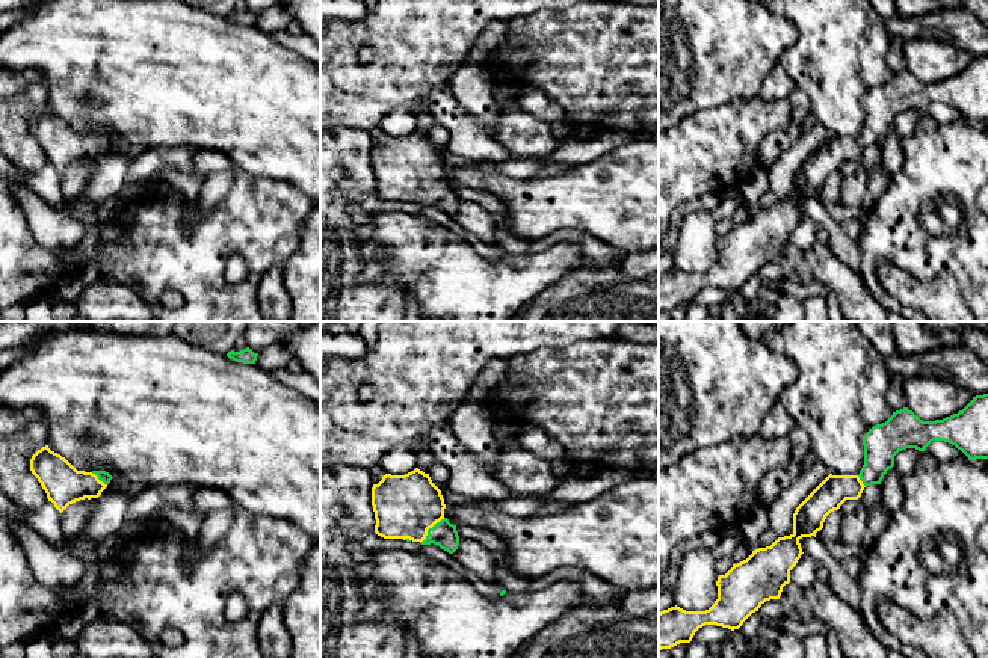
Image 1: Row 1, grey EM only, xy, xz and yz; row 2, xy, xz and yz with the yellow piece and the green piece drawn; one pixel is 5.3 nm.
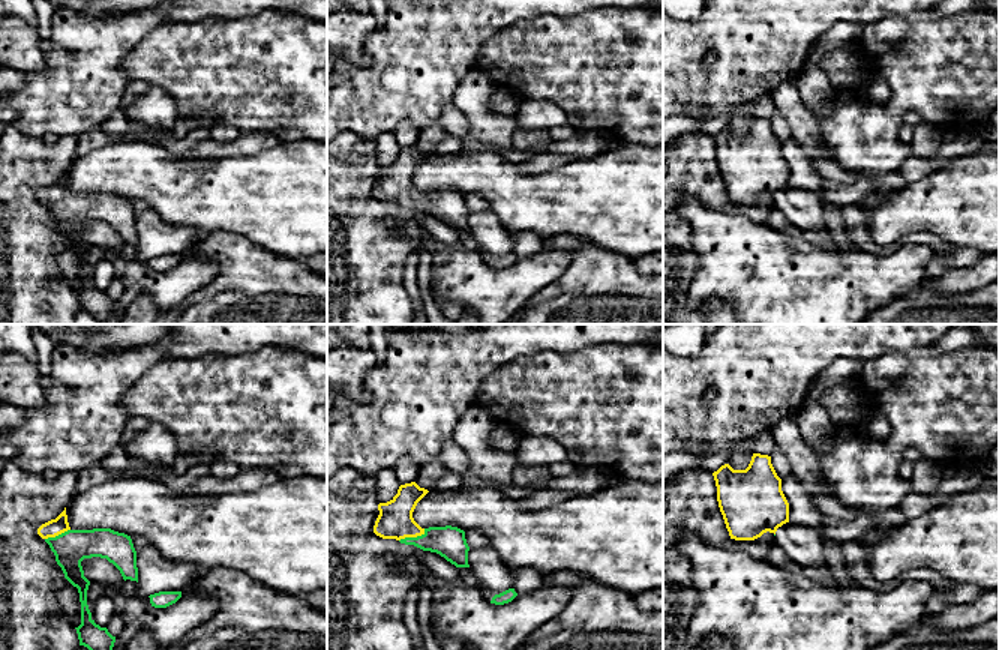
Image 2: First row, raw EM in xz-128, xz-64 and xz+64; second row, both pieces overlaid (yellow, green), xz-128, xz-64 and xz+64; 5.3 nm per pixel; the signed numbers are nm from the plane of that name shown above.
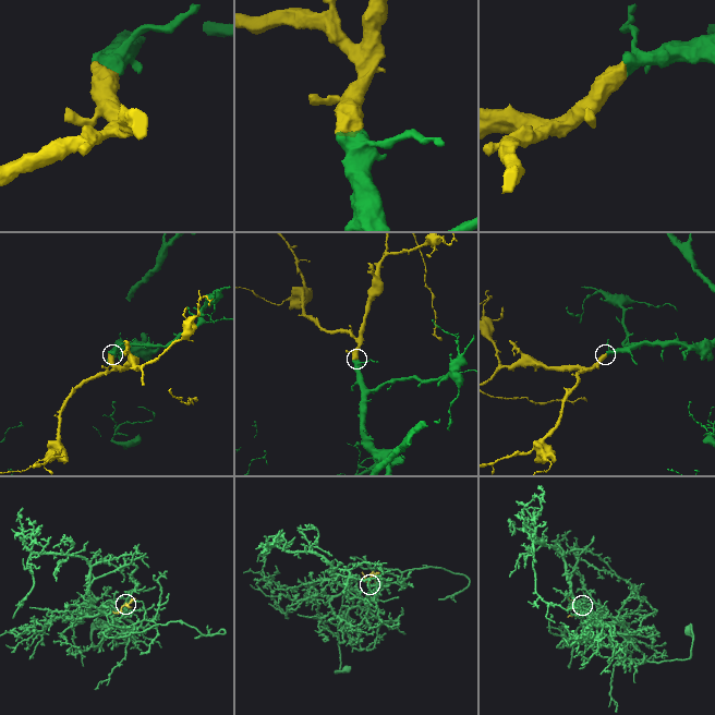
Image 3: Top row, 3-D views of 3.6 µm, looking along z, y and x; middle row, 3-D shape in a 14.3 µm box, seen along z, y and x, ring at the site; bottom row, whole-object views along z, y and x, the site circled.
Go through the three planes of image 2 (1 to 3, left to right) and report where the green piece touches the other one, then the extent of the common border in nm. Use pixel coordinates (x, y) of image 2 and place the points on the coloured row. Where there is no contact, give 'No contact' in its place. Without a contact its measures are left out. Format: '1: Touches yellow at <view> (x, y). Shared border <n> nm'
1: Touches yellow at xz-128 (57, 535). Shared border 150 nm
2: Touches yellow at xz-64 (413, 536). Shared border 160 nm
3: No contact

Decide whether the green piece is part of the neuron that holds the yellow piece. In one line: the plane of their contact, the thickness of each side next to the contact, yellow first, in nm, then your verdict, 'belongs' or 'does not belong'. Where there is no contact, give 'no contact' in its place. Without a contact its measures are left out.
meets yellow in xz; 340 nm thick on the yellow side, 140 nm on the other; belongs

